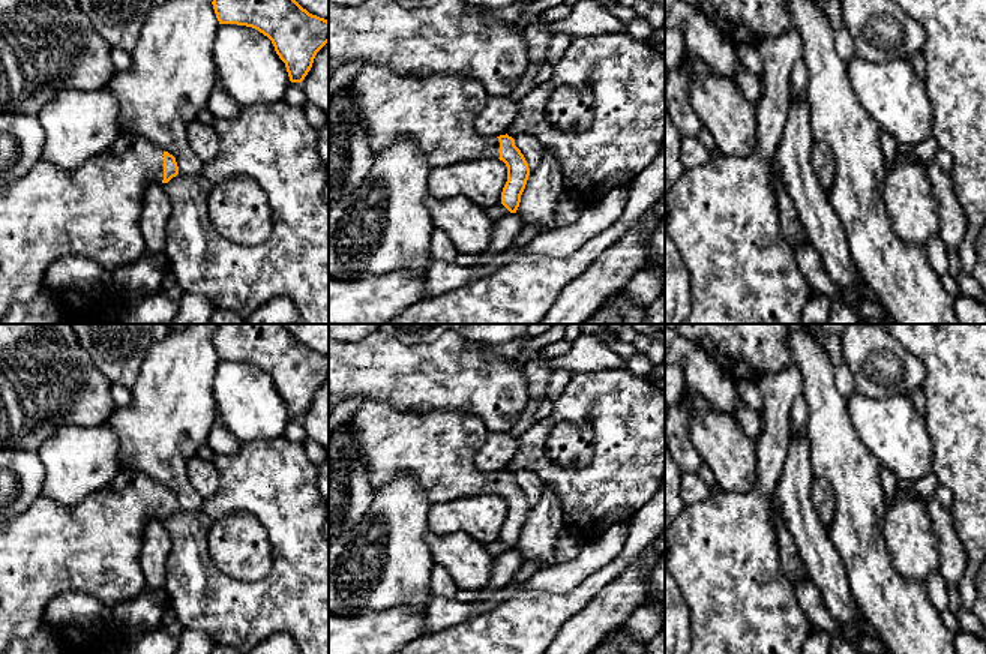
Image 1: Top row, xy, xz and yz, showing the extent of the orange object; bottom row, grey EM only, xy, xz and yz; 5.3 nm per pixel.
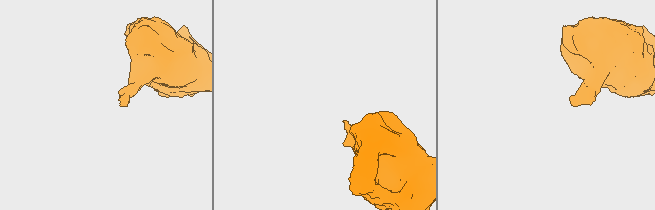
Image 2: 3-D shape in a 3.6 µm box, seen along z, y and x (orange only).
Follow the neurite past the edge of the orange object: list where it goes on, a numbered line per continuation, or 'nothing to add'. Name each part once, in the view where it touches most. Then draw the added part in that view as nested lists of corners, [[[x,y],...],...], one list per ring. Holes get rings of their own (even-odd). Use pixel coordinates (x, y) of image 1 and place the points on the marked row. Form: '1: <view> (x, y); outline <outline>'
1: xy (95, 212); outline [[[120,134],[119,138],[102,153],[90,158],[78,170],[62,171],[59,166],[41,159],[24,177],[0,188],[0,320],[14,303],[32,302],[44,290],[44,274],[47,267],[60,256],[87,256],[108,272],[114,272],[140,260],[147,248],[141,231],[141,212],[146,188],[150,182],[164,180],[164,148],[141,135]]]

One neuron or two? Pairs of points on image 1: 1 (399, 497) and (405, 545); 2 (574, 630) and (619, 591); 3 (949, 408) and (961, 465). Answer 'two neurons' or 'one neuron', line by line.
1: one neuron
2: one neuron
3: one neuron

